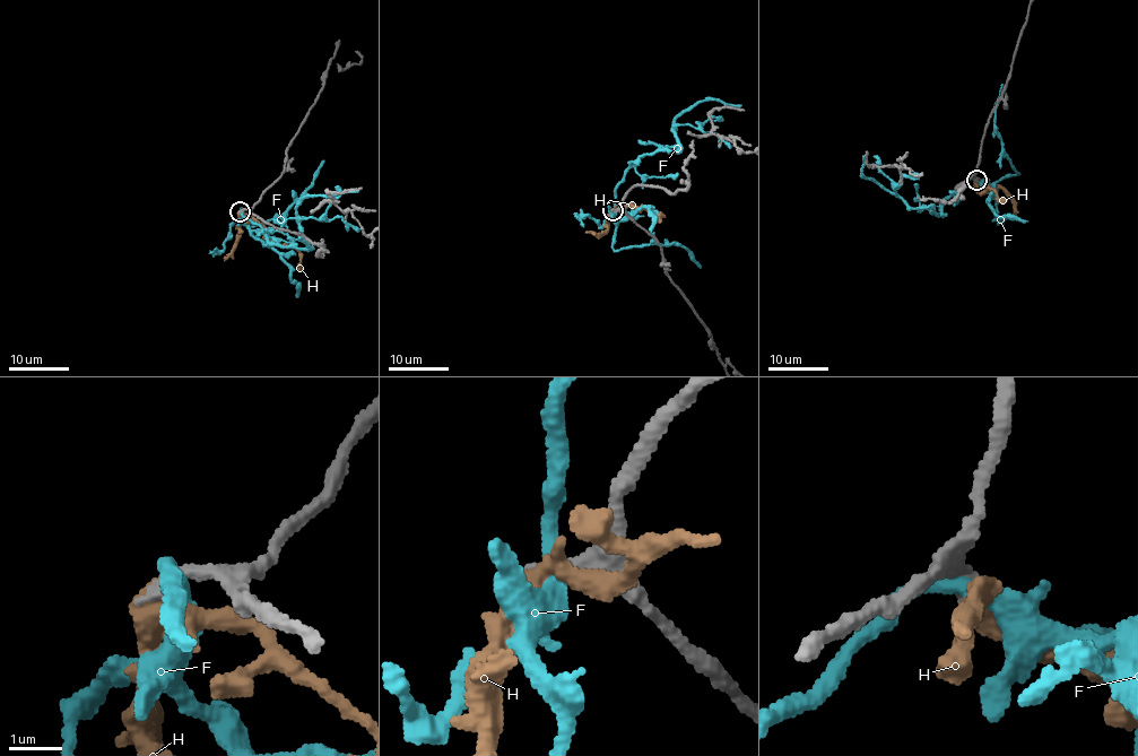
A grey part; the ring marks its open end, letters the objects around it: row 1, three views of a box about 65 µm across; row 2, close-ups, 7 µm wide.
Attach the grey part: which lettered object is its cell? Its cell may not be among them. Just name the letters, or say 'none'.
H

